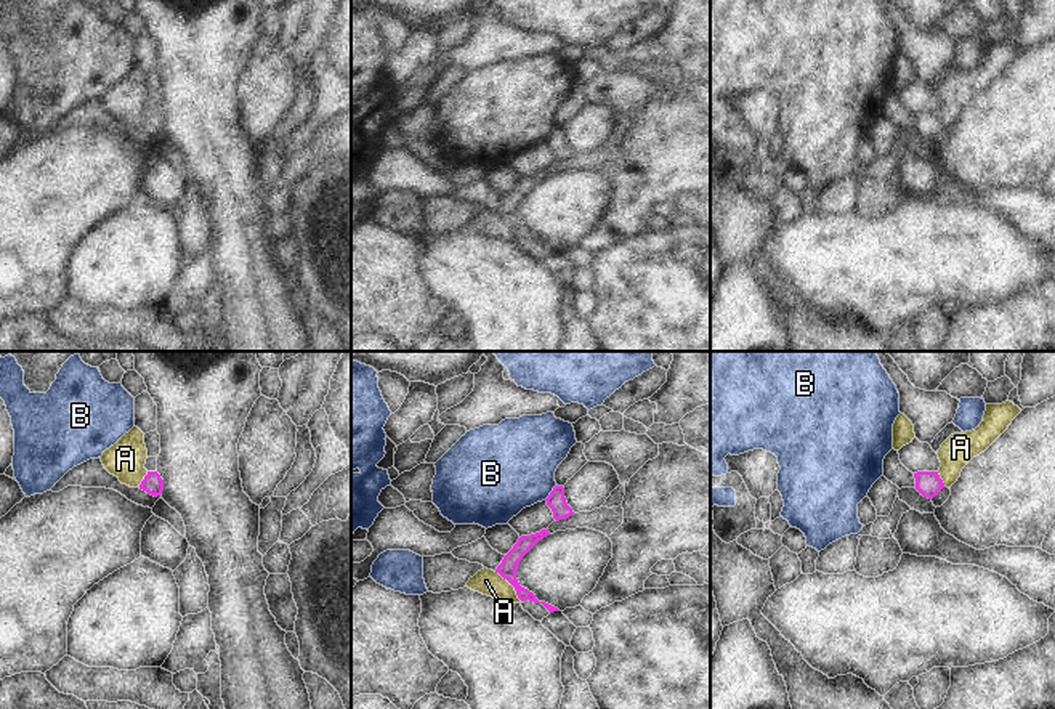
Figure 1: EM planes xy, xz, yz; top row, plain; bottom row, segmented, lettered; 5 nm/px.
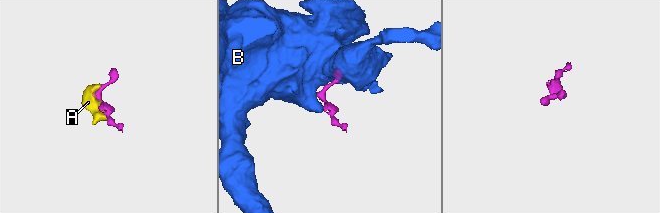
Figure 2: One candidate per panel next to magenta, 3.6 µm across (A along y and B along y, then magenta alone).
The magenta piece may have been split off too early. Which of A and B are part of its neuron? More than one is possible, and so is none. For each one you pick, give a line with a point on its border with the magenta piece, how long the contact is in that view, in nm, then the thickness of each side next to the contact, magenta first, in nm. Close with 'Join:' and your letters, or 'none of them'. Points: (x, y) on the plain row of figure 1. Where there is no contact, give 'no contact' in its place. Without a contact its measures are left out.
Join: none of them

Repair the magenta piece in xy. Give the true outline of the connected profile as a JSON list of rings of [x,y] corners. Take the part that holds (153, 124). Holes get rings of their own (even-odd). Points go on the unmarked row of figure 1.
[[[148,112],[144,120],[139,125],[139,130],[146,132],[148,135],[157,138],[164,132],[164,120],[157,112]]]

